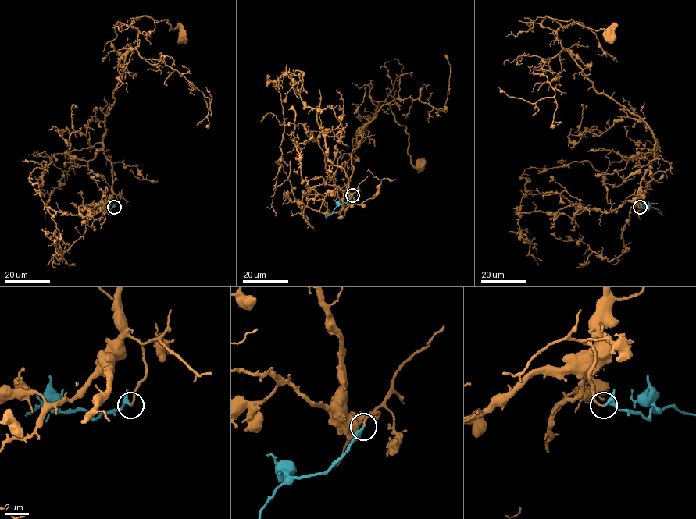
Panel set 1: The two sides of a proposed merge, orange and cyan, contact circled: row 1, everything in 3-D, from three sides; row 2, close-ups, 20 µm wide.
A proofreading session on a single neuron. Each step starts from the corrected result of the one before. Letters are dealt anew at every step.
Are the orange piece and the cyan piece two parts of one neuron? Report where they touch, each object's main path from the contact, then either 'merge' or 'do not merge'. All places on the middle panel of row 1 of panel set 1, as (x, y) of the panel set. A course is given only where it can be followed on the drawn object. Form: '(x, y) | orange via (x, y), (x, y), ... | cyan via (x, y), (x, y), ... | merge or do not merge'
(352, 195) | orange via (352, 195), (341, 211), (351, 153), (376, 115), (369, 97), (385, 101), (406, 127), (410, 162), (419, 165) | cyan via (352, 195), (345, 204), (338, 204), (333, 212), (326, 215), (326, 218) | merge

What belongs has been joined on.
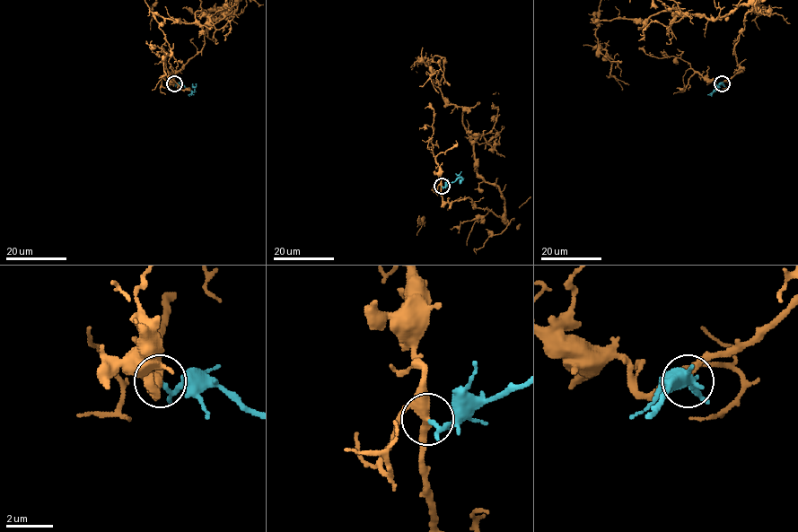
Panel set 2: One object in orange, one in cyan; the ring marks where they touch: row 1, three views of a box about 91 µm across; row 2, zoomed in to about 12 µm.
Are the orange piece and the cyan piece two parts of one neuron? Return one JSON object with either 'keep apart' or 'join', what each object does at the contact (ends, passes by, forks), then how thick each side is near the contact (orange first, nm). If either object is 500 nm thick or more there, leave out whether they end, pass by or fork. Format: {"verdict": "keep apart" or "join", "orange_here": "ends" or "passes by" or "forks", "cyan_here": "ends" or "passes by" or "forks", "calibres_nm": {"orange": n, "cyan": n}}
{"verdict": "join", "orange_here": "forks", "cyan_here": "passes by", "calibres_nm": {"orange": 340, "cyan": 140}}

